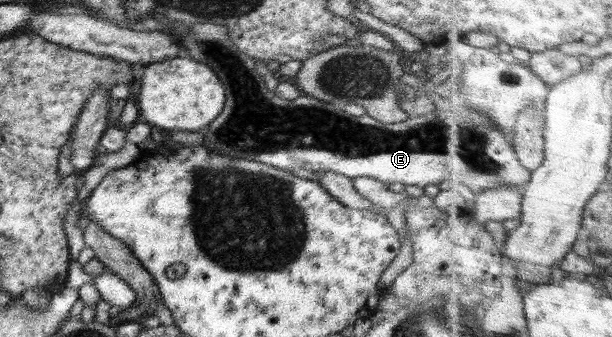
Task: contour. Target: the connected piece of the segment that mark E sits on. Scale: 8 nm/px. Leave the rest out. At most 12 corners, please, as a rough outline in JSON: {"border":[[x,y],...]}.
{"border":[[222,24],[169,32],[225,89],[220,155],[386,185],[523,190],[496,123],[268,91]]}

